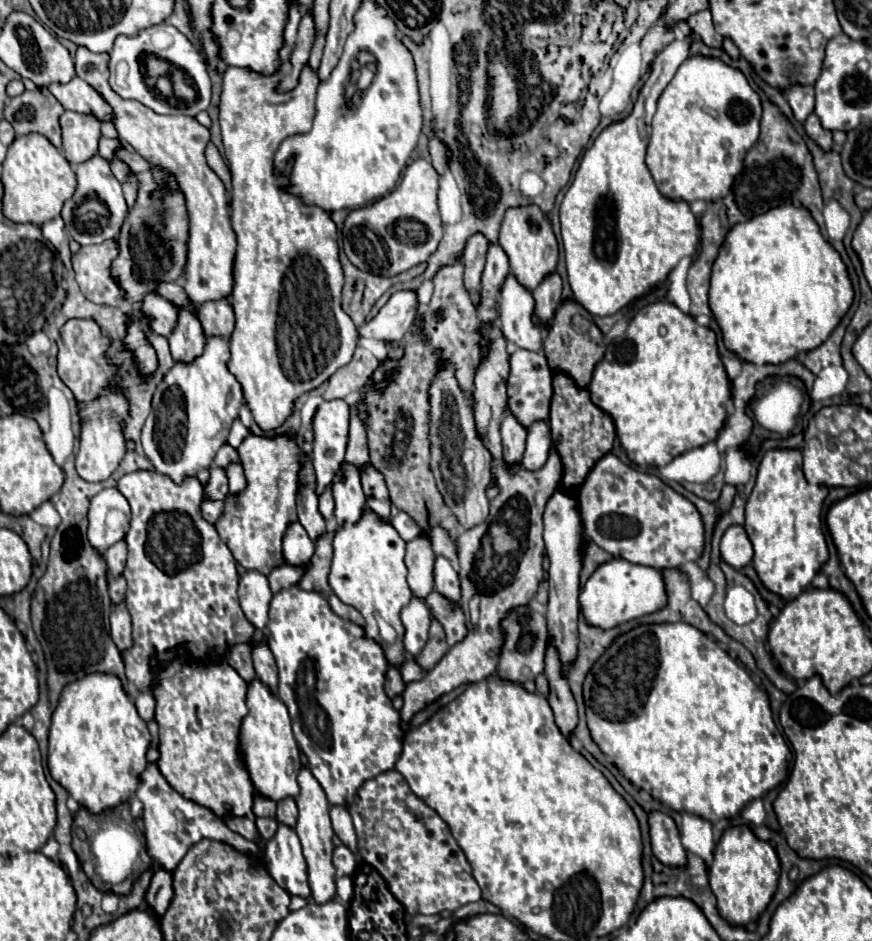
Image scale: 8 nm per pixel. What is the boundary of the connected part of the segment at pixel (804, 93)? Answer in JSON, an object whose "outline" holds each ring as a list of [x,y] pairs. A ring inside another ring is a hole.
{"outline":[[[794,84],[786,90],[786,98],[792,106],[796,120],[804,122],[808,118],[808,114],[812,114],[812,110],[814,110],[814,86]]]}

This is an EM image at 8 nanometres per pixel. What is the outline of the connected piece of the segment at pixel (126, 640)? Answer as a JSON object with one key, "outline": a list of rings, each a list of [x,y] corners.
{"outline":[[[120,602],[112,608],[110,624],[112,624],[112,640],[120,648],[120,652],[124,652],[126,648],[132,646],[132,638],[130,638],[132,620],[130,620],[130,614],[128,614],[128,608],[124,602]]]}

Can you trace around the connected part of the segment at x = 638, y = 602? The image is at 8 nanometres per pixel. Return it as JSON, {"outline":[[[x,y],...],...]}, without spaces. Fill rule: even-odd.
{"outline":[[[614,558],[608,564],[602,564],[580,592],[580,606],[584,610],[586,620],[600,628],[612,628],[632,618],[644,616],[648,612],[656,612],[664,604],[666,604],[666,592],[664,592],[664,582],[660,580],[660,570],[638,566],[622,558]]]}

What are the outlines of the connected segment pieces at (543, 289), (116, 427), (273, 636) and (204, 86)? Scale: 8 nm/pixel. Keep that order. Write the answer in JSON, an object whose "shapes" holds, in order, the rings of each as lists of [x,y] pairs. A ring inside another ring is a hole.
{"shapes":[[[[558,272],[548,274],[536,288],[534,288],[534,300],[536,300],[536,312],[534,320],[540,324],[546,324],[554,318],[556,308],[562,302],[562,278]]],[[[72,318],[60,328],[60,336],[56,340],[58,344],[58,358],[56,358],[56,370],[60,380],[72,390],[76,404],[78,404],[78,416],[80,416],[80,450],[76,454],[76,470],[82,480],[86,482],[100,482],[106,480],[122,462],[128,440],[124,438],[124,422],[130,412],[130,400],[126,398],[124,390],[120,388],[120,376],[118,366],[110,362],[106,350],[110,346],[112,338],[102,334],[102,328],[92,318]]],[[[290,586],[276,592],[270,602],[270,620],[266,628],[268,646],[278,664],[278,696],[292,716],[296,742],[306,754],[310,772],[324,788],[328,802],[348,806],[360,786],[392,770],[402,752],[404,732],[400,728],[400,714],[384,692],[384,676],[390,662],[382,646],[368,638],[362,626],[334,614],[328,600],[316,590],[306,592],[300,586]]],[[[158,24],[158,26],[150,26],[140,30],[136,36],[118,36],[110,54],[110,88],[126,100],[138,100],[144,106],[152,108],[156,114],[170,114],[170,116],[196,116],[198,112],[206,110],[210,106],[210,76],[206,72],[206,64],[200,56],[200,52],[196,50],[196,46],[174,26],[170,24]],[[146,54],[154,54],[178,68],[182,68],[194,82],[194,90],[196,90],[196,100],[192,104],[186,106],[170,106],[166,100],[156,98],[154,92],[148,88],[146,84],[146,76],[144,76],[144,56]]]]}

